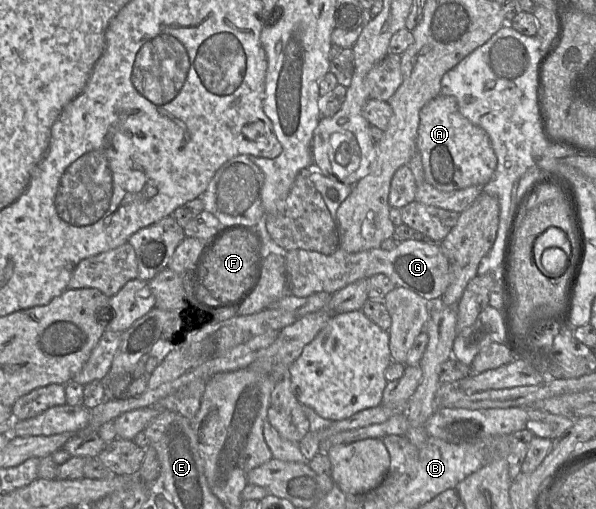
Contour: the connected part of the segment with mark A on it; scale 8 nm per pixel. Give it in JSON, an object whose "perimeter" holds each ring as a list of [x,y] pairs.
{"perimeter":[[[440,94],[423,106],[419,116],[417,148],[426,182],[441,191],[454,191],[473,185],[484,186],[490,181],[497,158],[489,136],[460,113],[454,97]]]}

